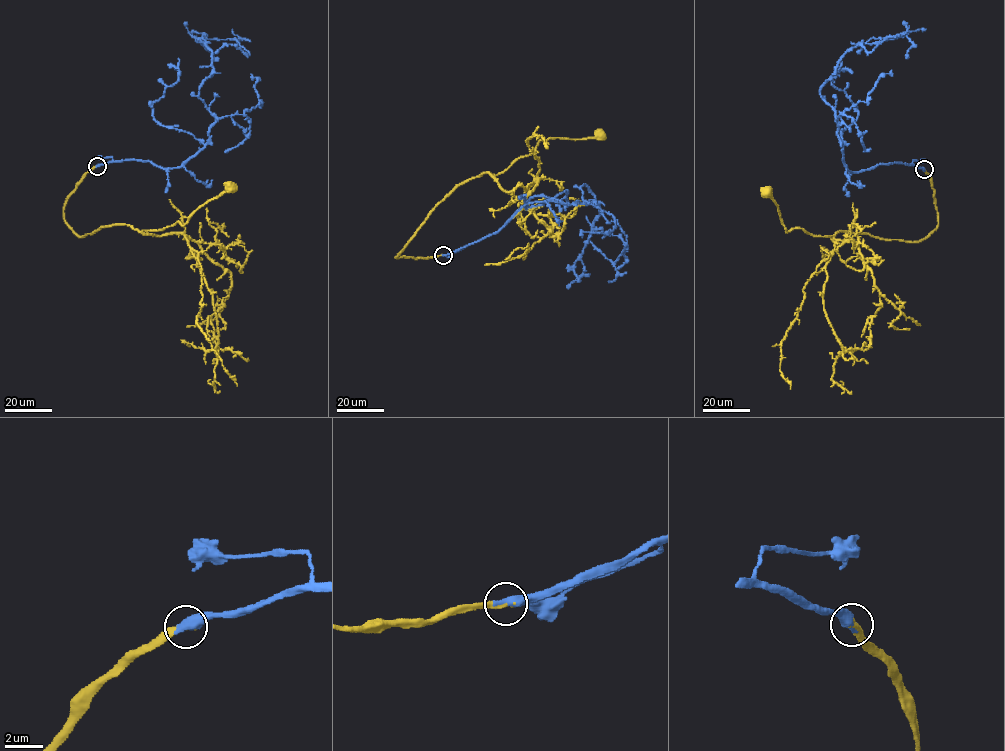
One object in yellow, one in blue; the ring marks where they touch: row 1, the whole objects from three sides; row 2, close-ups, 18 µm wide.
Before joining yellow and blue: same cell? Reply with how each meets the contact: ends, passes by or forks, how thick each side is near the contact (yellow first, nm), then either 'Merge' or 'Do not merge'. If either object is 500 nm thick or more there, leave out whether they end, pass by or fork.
Thickness 280 nm (yellow) against 600 nm. Merge

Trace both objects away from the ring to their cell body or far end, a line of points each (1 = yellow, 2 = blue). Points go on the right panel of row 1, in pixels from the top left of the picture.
1: (924, 169), (938, 224), (918, 241), (787, 232), (767, 192)
2: (924, 169), (847, 170), (837, 118), (820, 90), (843, 54), (888, 37), (869, 52), (862, 43), (857, 54)

